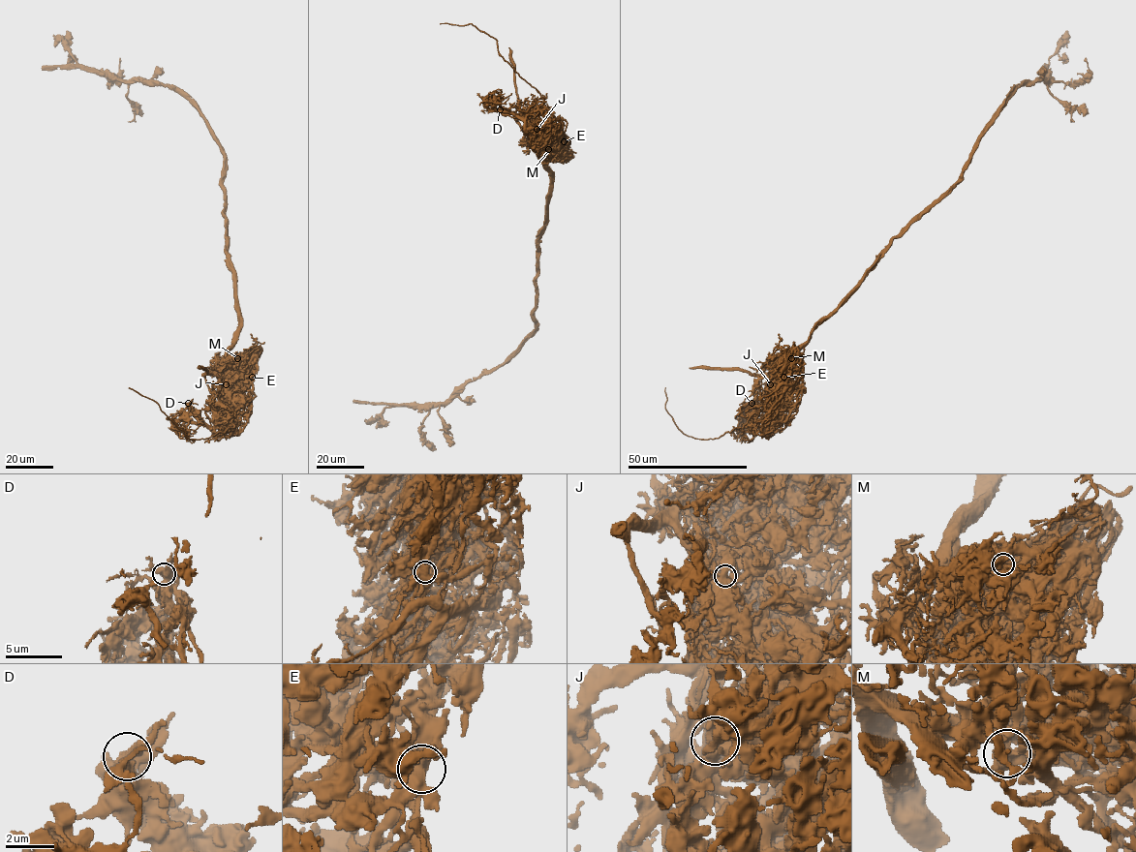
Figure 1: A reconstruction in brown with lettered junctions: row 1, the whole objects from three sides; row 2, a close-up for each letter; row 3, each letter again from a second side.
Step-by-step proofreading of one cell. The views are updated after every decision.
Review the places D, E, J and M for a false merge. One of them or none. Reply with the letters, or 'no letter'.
M

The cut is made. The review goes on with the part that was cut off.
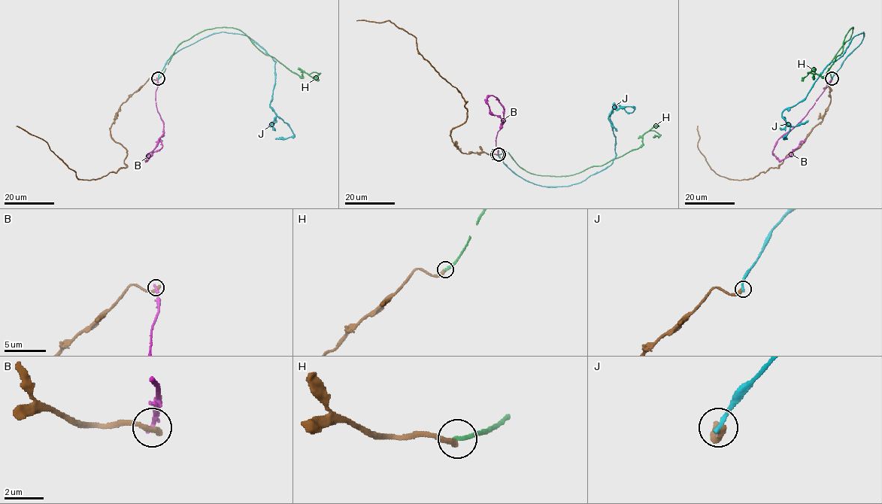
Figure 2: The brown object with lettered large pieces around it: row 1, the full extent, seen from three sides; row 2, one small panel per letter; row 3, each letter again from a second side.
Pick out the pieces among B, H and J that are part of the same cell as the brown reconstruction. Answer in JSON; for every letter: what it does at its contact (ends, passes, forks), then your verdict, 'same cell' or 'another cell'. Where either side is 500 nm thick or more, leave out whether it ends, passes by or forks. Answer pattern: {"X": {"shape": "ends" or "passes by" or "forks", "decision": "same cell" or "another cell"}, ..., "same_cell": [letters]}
{"B": {"shape": "ends", "decision": "another cell"}, "H": {"shape": "ends", "decision": "another cell"}, "J": {"shape": "ends", "decision": "another cell"}, "same_cell": []}

